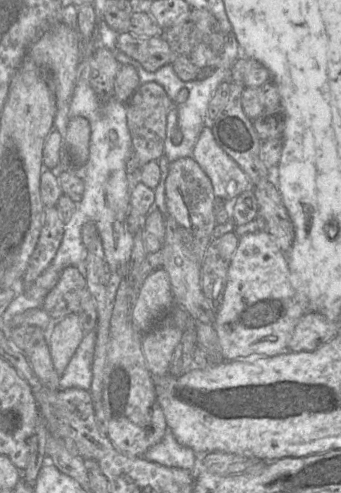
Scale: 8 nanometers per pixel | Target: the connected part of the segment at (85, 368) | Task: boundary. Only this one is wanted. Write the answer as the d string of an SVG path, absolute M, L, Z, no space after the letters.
M96 331L85 333L65 371L59 376L59 389L81 388L89 391L92 383L92 362Z

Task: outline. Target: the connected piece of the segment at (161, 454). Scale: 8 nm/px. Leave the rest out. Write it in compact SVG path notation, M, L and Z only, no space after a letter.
M167 429L159 443L152 446L144 455L145 459L167 467L192 471L195 467L195 452L177 442L173 433Z

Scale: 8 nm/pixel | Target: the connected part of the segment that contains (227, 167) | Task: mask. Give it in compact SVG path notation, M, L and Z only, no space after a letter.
M210 124L202 129L194 146L192 158L210 179L216 197L225 200L236 199L252 187L246 173L217 144Z

